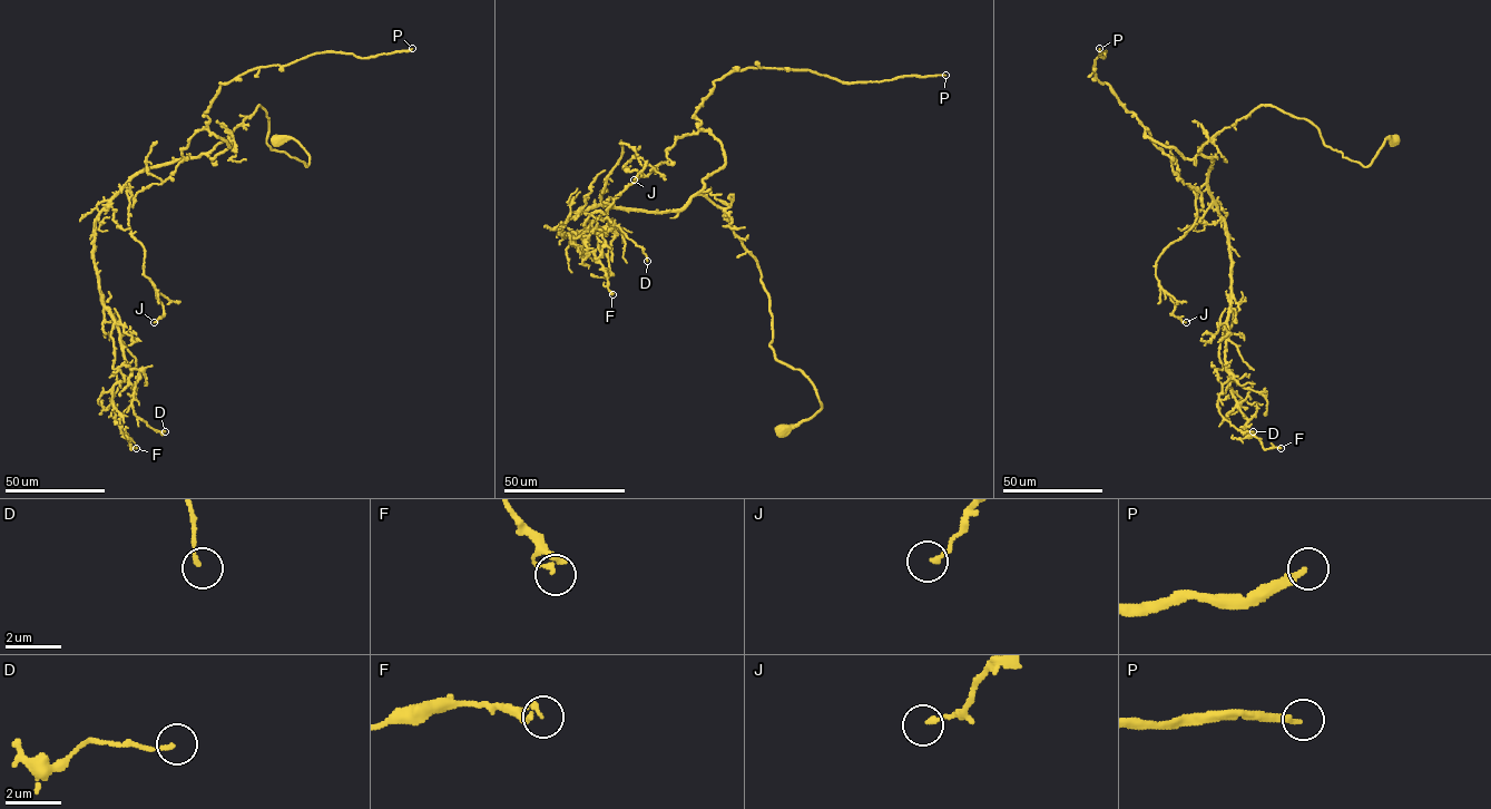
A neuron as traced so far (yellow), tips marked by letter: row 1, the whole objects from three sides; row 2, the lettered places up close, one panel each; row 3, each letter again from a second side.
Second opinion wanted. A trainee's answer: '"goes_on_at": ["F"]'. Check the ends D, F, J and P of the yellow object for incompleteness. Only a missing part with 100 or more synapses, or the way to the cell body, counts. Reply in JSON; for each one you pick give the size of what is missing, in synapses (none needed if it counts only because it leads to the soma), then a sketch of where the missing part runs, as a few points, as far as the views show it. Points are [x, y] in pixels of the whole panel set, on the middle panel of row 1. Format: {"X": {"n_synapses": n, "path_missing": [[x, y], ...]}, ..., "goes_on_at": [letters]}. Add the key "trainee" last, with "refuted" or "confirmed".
{"P": {"n_synapses": 300}, "goes_on_at": ["P"], "trainee": "refuted"}

